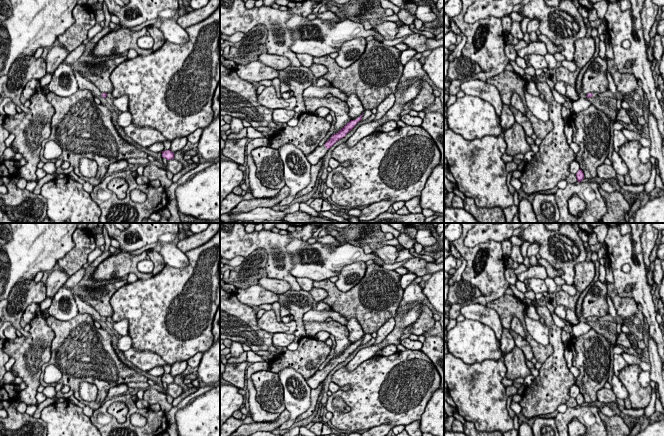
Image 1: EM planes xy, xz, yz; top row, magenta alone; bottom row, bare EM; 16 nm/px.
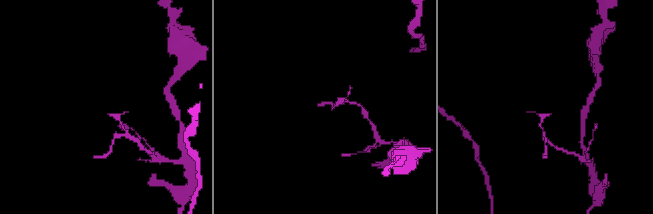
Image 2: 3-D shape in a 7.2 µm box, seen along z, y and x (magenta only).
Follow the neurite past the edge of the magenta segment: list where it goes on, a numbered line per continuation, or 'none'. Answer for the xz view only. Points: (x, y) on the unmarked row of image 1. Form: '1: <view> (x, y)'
1: xz (314, 381)

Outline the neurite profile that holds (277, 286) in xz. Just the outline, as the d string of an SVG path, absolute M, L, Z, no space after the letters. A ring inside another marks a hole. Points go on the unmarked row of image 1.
M267 276L260 278L257 284L261 285L265 290L272 291L275 294L283 294L292 290L291 286L286 281L269 278Z

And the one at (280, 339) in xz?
M283 332L274 333L272 337L272 342L274 346L287 347L295 339L294 334L287 334Z

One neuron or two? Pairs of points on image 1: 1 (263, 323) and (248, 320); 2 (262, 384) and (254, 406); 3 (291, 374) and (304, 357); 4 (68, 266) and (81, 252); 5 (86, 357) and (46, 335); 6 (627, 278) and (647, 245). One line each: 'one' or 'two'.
1: two
2: two
3: two
4: one
5: two
6: two

